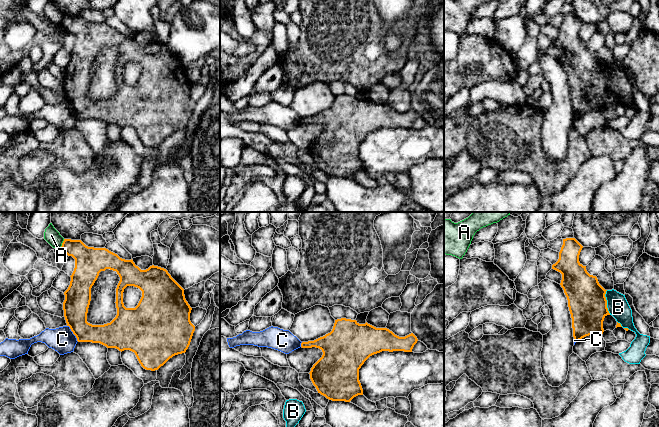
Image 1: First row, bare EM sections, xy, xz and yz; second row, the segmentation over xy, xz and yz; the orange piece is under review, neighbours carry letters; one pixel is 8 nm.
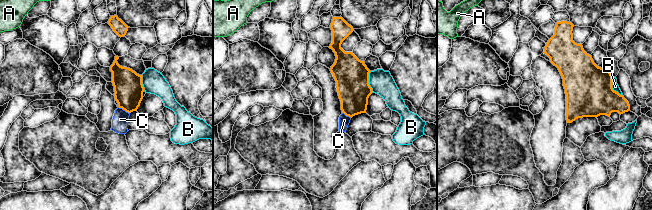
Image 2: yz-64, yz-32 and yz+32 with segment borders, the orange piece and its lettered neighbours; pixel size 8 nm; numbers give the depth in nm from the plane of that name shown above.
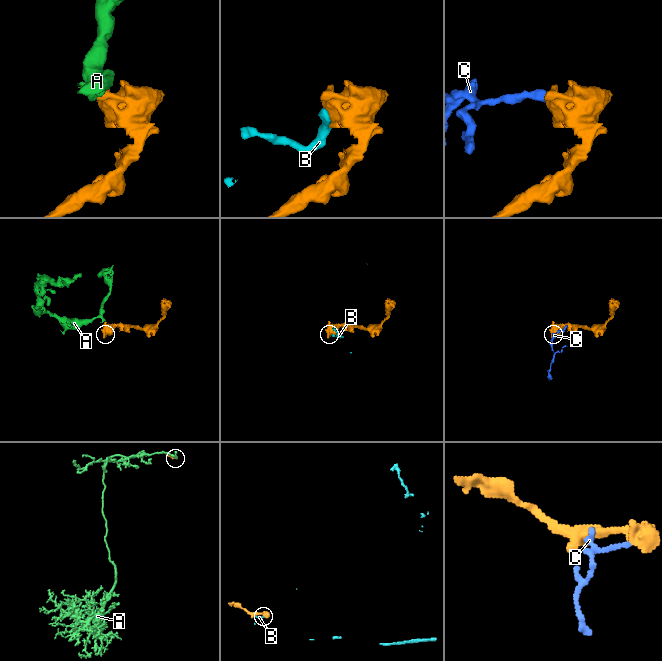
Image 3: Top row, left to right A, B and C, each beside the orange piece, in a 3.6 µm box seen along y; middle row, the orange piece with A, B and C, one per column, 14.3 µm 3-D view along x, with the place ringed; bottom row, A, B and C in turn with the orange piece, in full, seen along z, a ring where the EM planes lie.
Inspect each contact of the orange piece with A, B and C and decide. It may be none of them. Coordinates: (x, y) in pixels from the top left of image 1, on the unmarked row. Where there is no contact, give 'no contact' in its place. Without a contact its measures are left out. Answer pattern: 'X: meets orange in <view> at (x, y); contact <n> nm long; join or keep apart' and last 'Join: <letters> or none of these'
A: meets orange in xy at (62, 19); contact 80 nm long; keep apart
B: meets orange in yz at (606, 78); contact 200 nm long; keep apart
C: meets orange in xy at (73, 109); contact 160 nm long; keep apart
Join: none of these

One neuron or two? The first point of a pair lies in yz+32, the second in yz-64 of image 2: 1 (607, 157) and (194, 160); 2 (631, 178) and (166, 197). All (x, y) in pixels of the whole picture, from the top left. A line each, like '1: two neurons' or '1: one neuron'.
1: one neuron
2: one neuron

